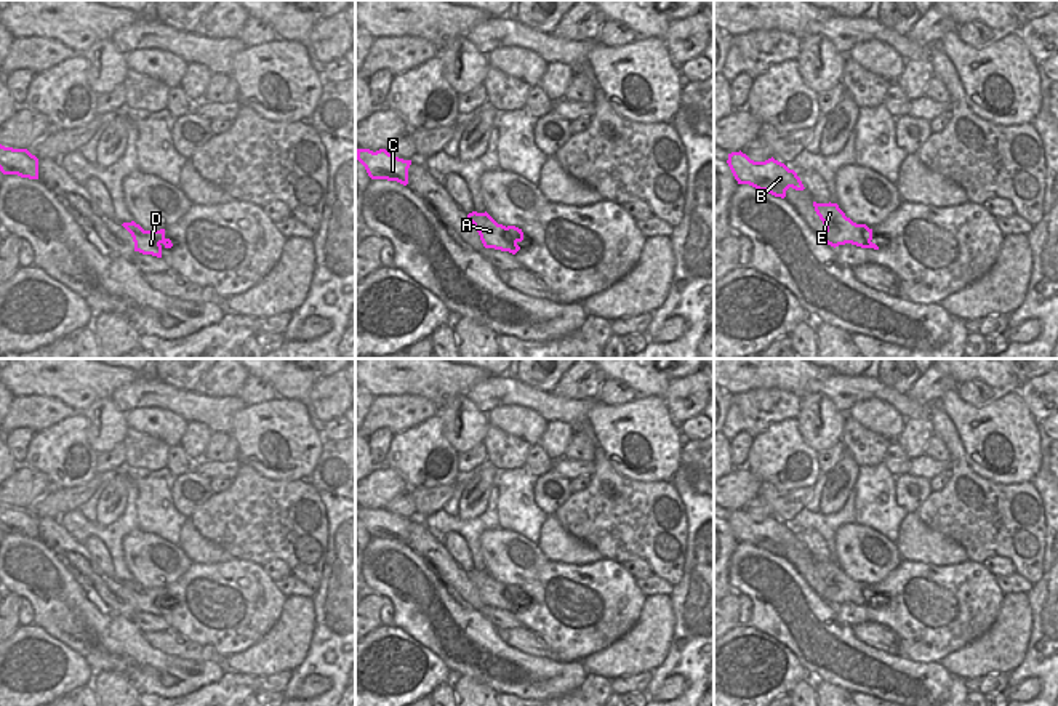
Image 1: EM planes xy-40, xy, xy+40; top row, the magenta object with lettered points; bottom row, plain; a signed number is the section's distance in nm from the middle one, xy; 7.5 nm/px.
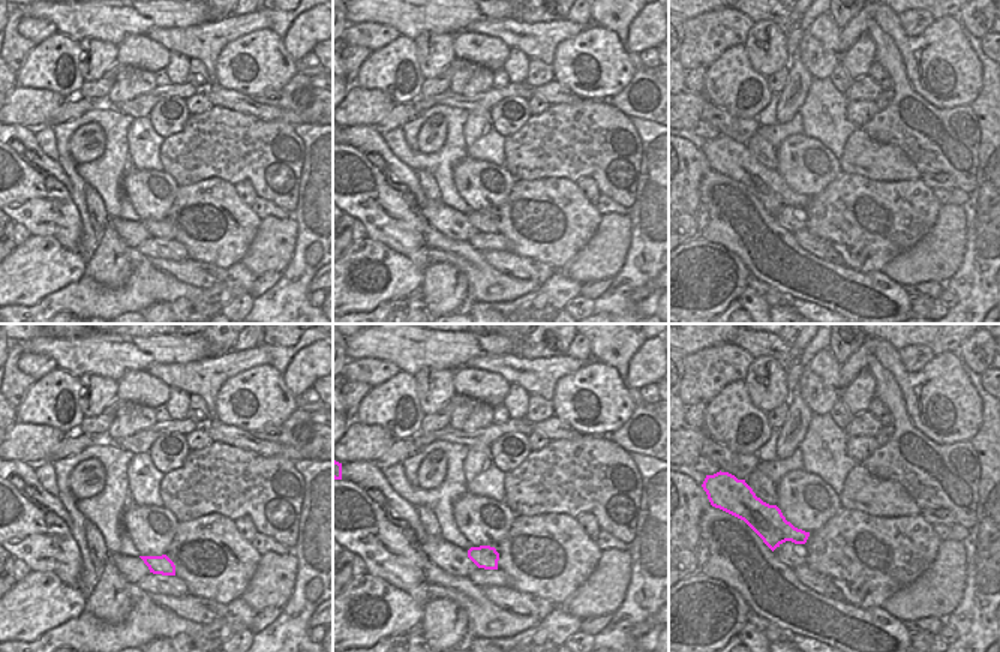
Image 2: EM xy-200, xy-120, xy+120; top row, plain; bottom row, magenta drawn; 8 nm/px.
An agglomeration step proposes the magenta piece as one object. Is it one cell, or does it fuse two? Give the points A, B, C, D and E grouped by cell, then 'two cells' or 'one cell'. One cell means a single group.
A B C D E | one cell

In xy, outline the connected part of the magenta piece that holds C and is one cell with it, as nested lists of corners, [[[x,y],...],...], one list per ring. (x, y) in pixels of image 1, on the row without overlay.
[[[357,507],[357,519],[365,525],[371,538],[397,540],[403,544],[408,543],[408,527],[411,519],[399,517],[386,507],[376,511],[370,507]]]

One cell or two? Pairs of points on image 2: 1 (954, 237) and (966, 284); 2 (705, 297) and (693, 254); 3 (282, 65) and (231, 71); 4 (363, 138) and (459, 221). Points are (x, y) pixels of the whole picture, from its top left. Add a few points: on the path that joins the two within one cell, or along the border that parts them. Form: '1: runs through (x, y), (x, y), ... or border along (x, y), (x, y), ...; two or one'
1: border along (966, 230), (964, 257), (957, 272), (948, 281); two
2: runs through (697, 287), (696, 264); one
3: runs through (270, 65), (263, 65), (254, 57), (243, 65); one
4: runs through (389, 161), (434, 212); one

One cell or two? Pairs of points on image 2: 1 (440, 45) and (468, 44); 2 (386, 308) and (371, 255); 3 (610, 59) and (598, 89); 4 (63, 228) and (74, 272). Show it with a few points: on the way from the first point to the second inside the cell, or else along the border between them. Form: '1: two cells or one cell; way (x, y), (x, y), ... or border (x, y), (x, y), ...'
1: two cells; border (456, 35), (455, 56)
2: two cells; border (417, 294), (408, 299), (384, 300), (375, 308)
3: one cell; way (603, 66), (601, 81)
4: two cells; border (33, 234), (50, 234), (62, 246), (77, 252)

